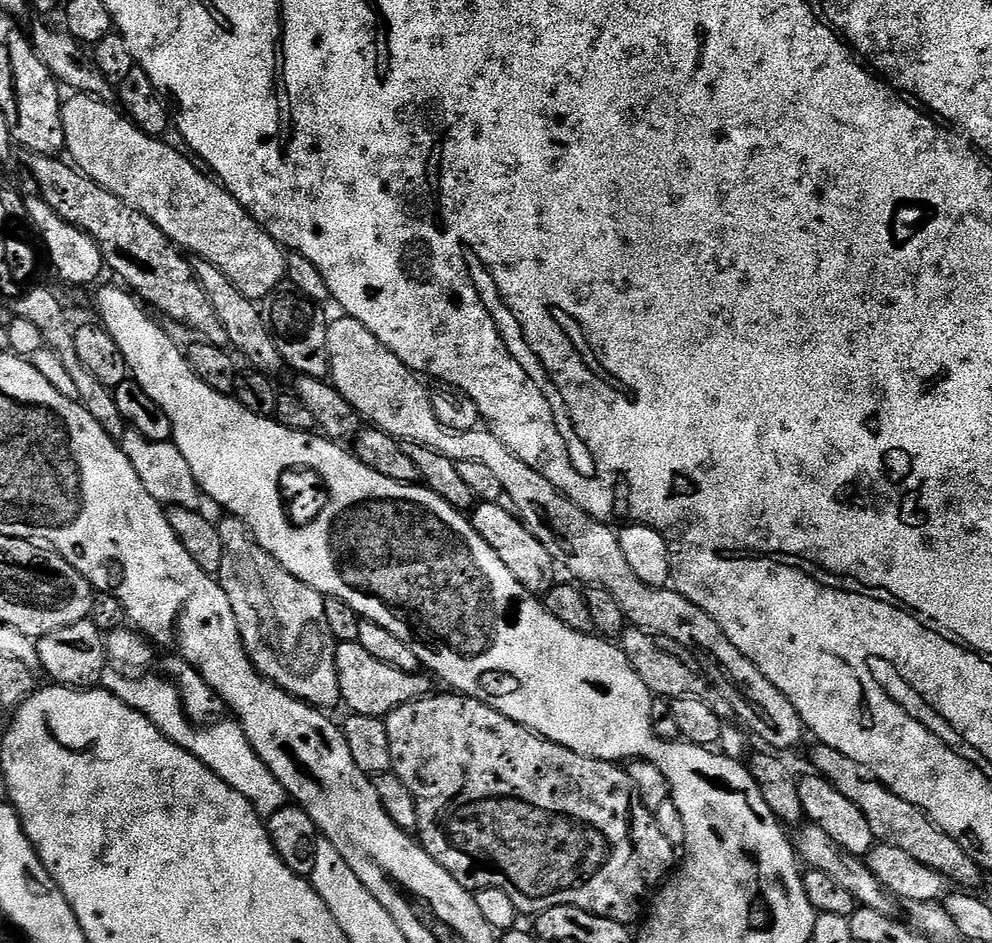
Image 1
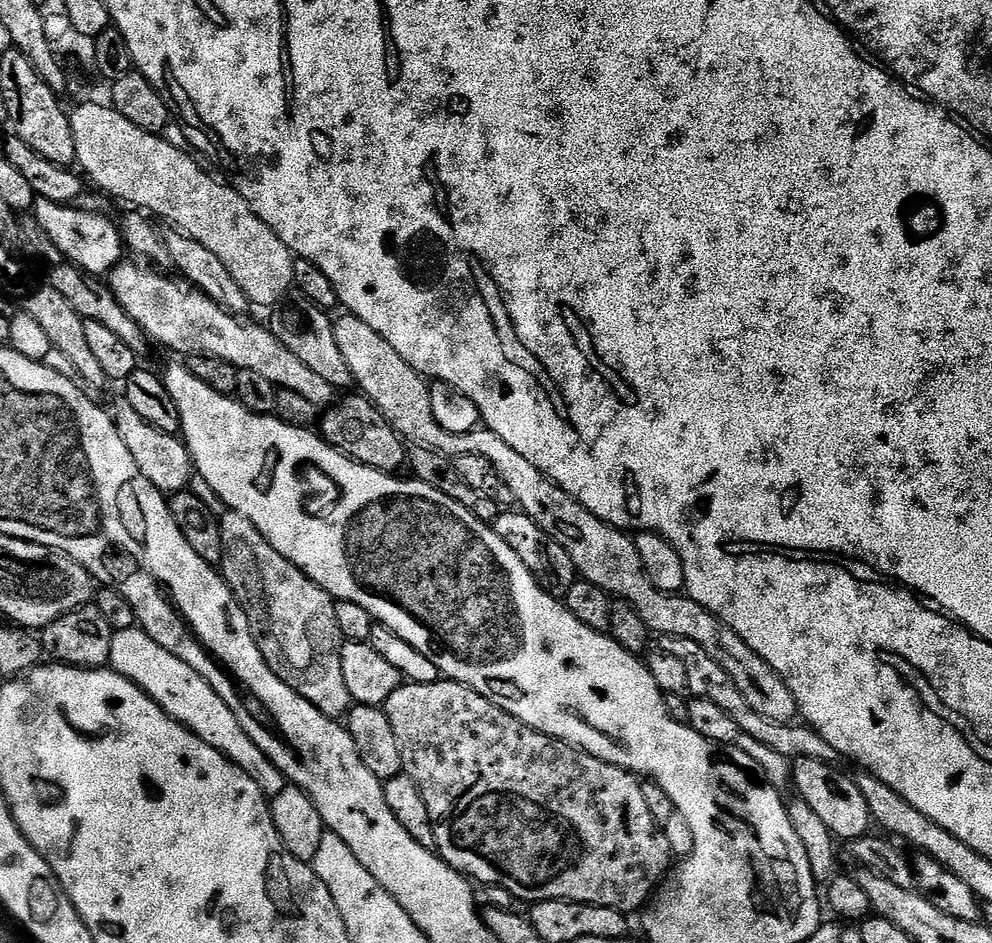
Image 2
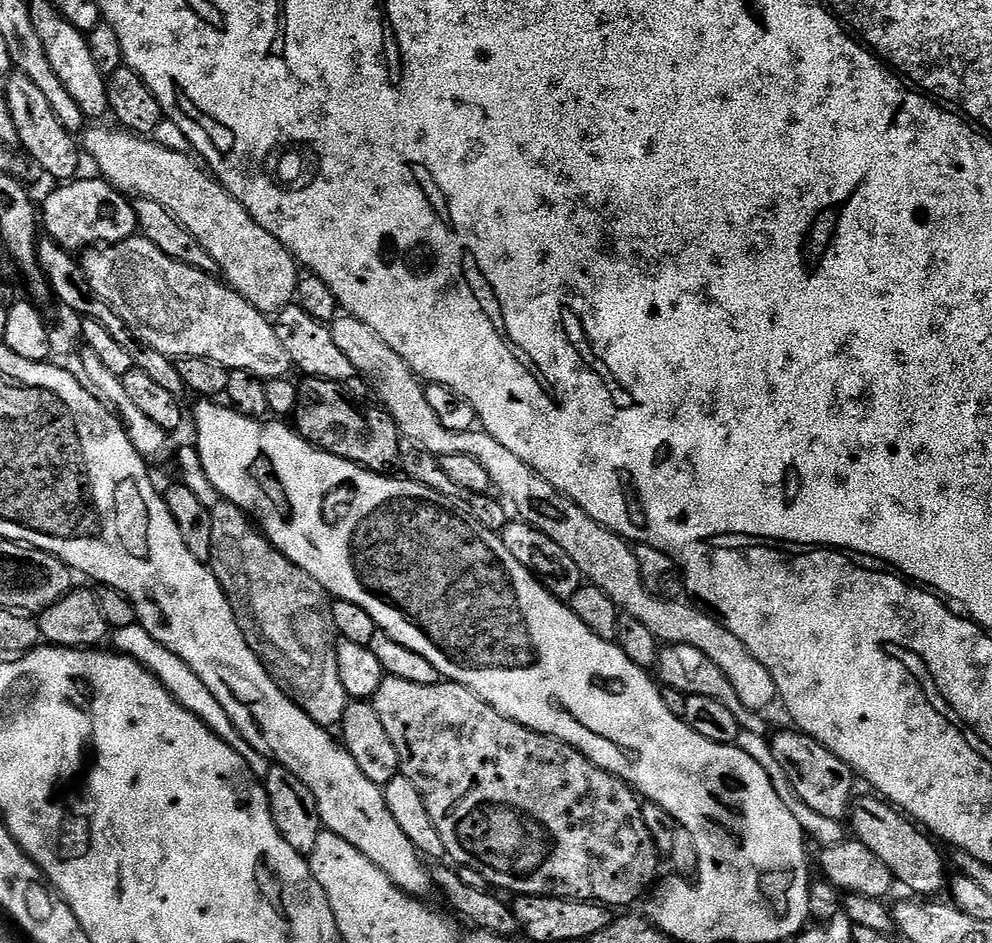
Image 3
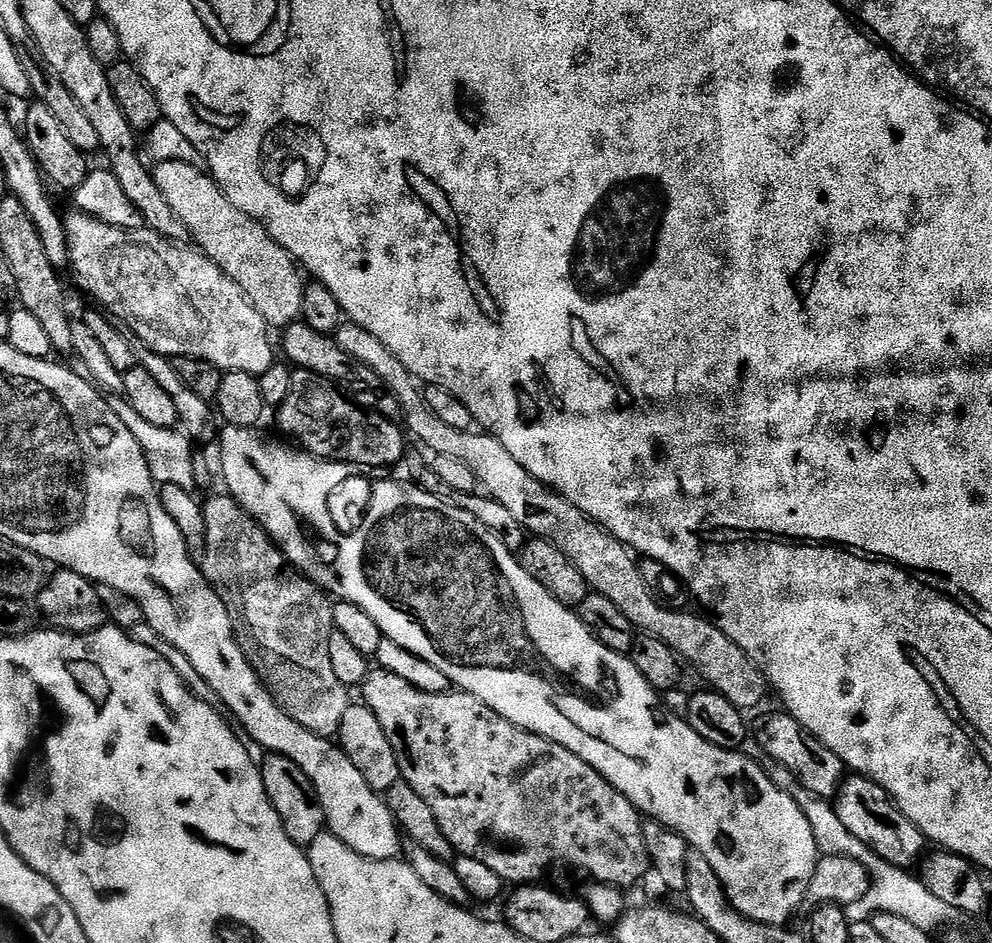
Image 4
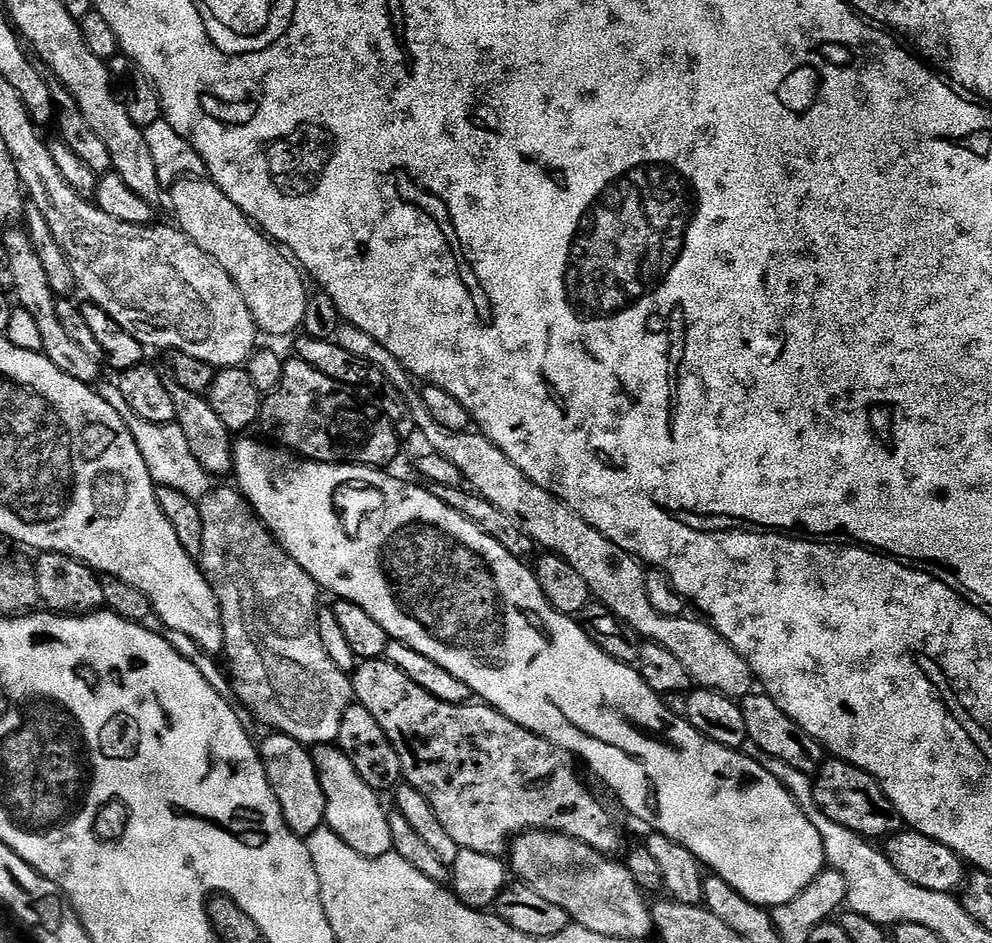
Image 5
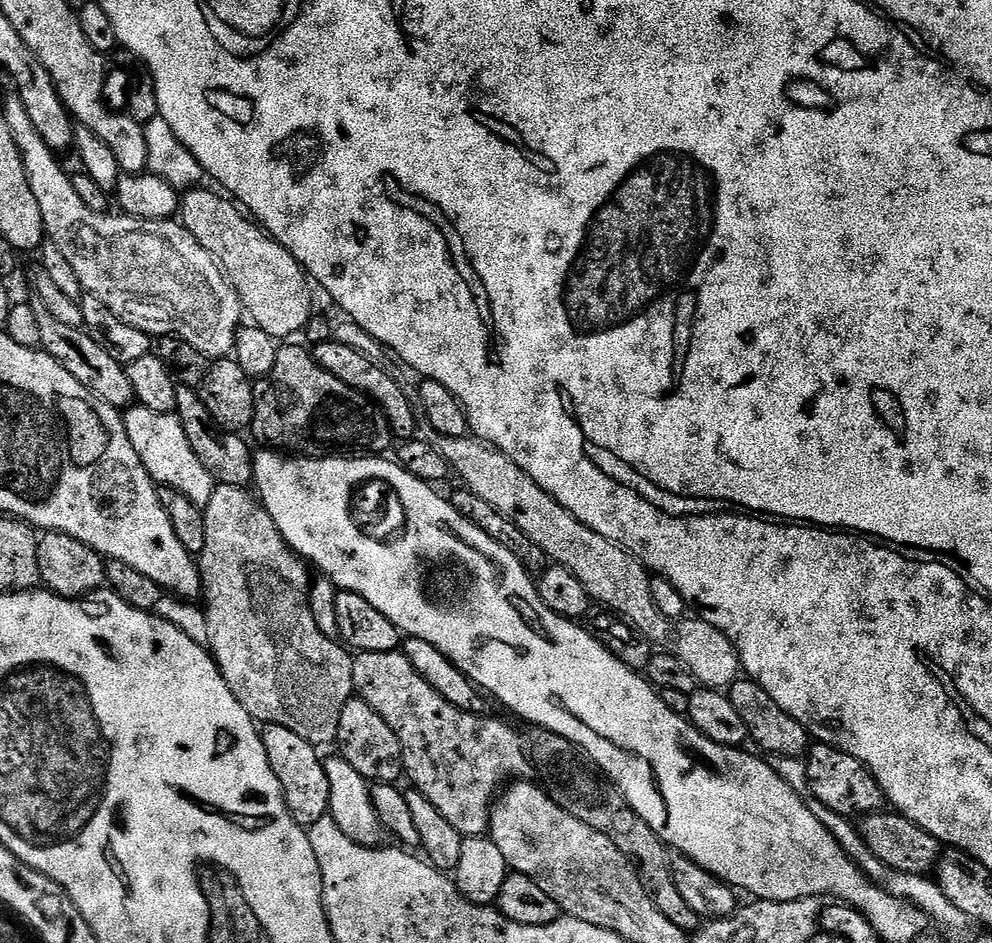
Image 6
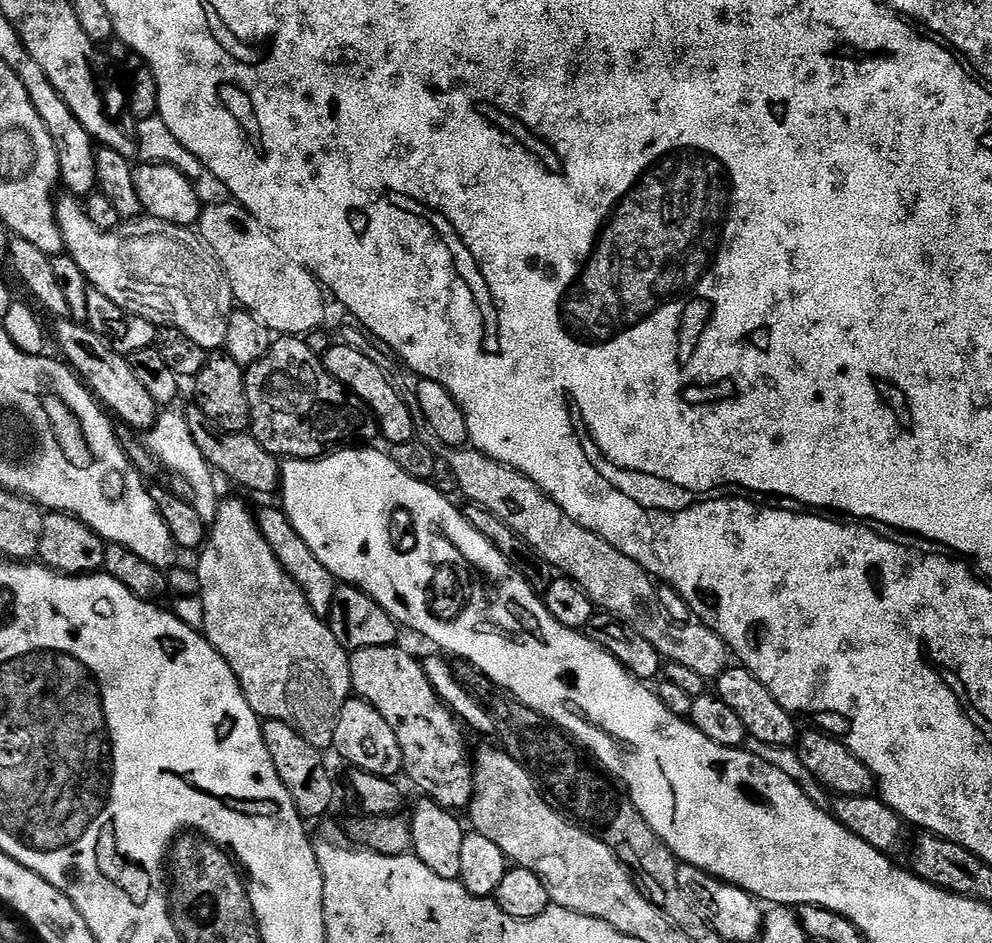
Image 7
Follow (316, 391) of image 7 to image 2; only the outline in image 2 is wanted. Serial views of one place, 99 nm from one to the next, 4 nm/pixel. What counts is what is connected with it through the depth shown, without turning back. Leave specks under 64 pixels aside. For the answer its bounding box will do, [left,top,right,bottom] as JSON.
[319,395,406,473]

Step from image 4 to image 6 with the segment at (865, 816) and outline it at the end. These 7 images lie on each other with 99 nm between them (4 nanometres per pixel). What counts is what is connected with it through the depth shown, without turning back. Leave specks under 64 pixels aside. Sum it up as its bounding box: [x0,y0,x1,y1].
[803,742,885,818]

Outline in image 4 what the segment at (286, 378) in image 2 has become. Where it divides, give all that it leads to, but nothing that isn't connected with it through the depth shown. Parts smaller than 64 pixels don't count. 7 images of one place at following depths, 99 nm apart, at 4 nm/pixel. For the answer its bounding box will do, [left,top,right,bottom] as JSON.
[64,210,274,378]

